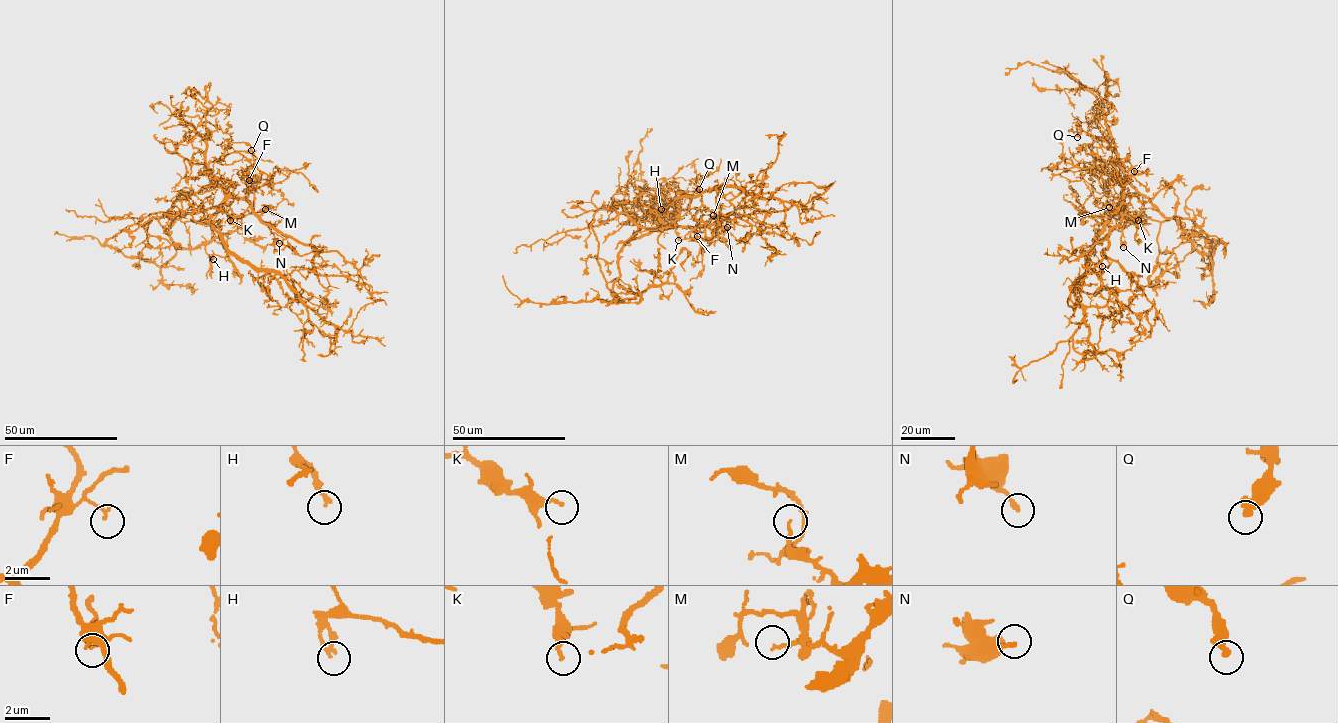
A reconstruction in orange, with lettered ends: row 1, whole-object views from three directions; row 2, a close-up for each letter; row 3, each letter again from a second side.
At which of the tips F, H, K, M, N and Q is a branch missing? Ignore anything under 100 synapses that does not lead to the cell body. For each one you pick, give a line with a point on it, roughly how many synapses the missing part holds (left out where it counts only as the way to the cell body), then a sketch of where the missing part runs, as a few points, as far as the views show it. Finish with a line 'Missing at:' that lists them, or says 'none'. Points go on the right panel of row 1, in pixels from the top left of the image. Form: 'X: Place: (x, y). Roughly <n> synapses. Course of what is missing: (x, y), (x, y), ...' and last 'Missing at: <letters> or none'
Missing at: none

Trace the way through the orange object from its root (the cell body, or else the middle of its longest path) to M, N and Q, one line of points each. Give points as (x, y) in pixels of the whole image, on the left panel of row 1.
M: (222, 189), (243, 198), (259, 215), (270, 206), (269, 210), (265, 209)
N: (222, 189), (243, 198), (279, 243)
Q: (222, 189), (208, 164), (219, 158), (229, 141), (246, 142), (251, 150)

